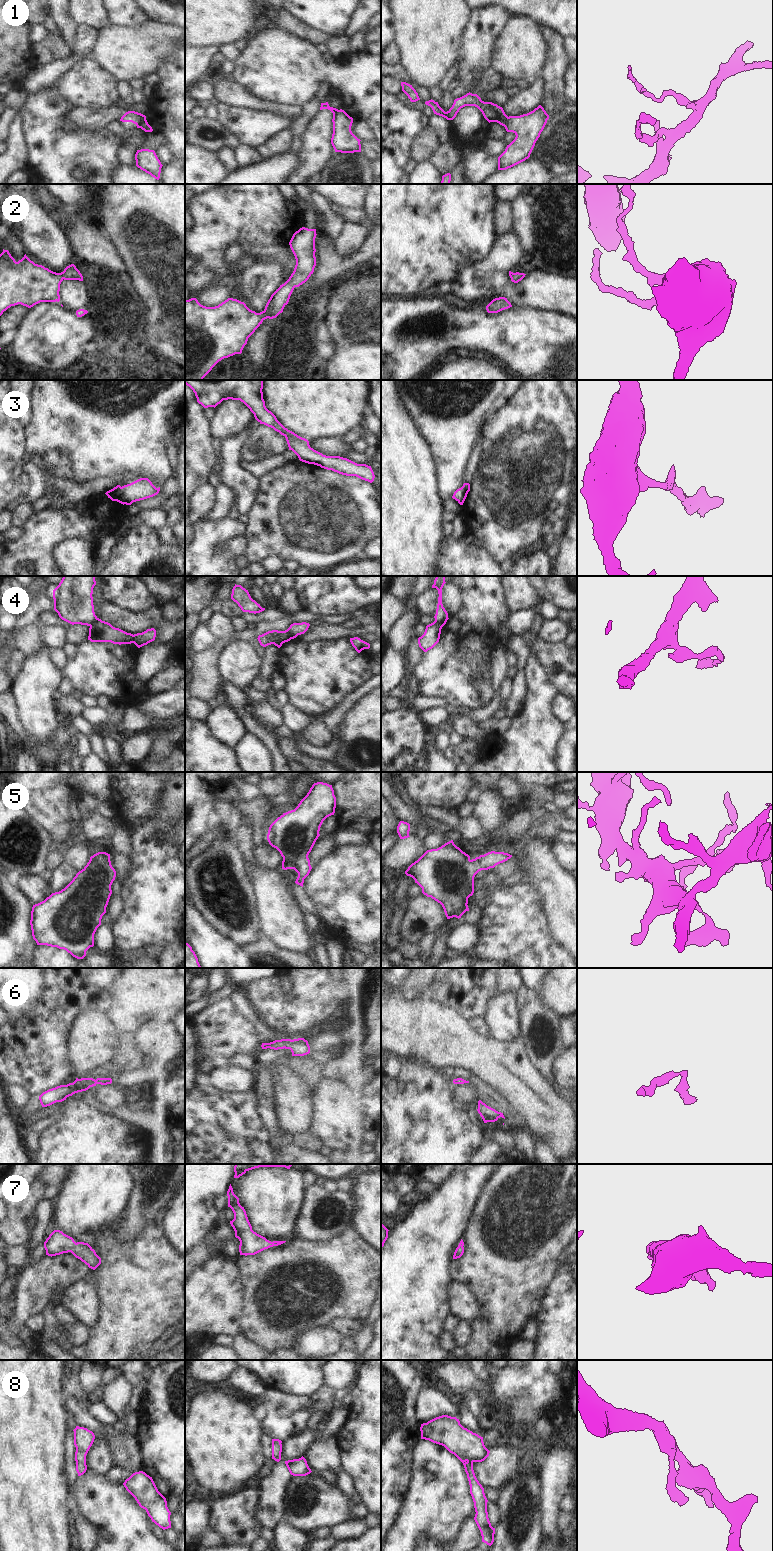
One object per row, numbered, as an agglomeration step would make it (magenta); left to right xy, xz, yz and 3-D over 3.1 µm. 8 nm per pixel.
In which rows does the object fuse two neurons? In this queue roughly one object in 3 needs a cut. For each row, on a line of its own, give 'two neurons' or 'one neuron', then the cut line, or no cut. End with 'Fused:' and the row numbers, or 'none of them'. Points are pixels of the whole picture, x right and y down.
1: two neurons | xy (145, 118), (139, 127)
2: one neuron | no cut
3: one neuron | no cut
4: two neurons | xy (98, 618), (89, 625)
5: one neuron | no cut
6: one neuron | no cut
7: one neuron | no cut
8: one neuron | no cut
Fused: 1, 4

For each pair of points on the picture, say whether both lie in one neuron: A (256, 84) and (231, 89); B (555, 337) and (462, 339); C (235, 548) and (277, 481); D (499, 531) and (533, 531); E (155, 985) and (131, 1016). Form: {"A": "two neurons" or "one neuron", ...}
{"A": "two neurons", "B": "one neuron", "C": "two neurons", "D": "one neuron", "E": "one neuron"}

